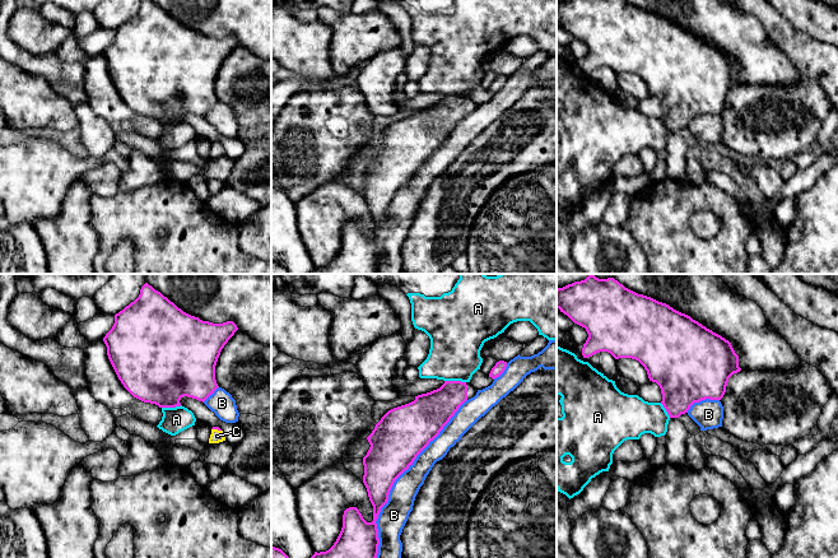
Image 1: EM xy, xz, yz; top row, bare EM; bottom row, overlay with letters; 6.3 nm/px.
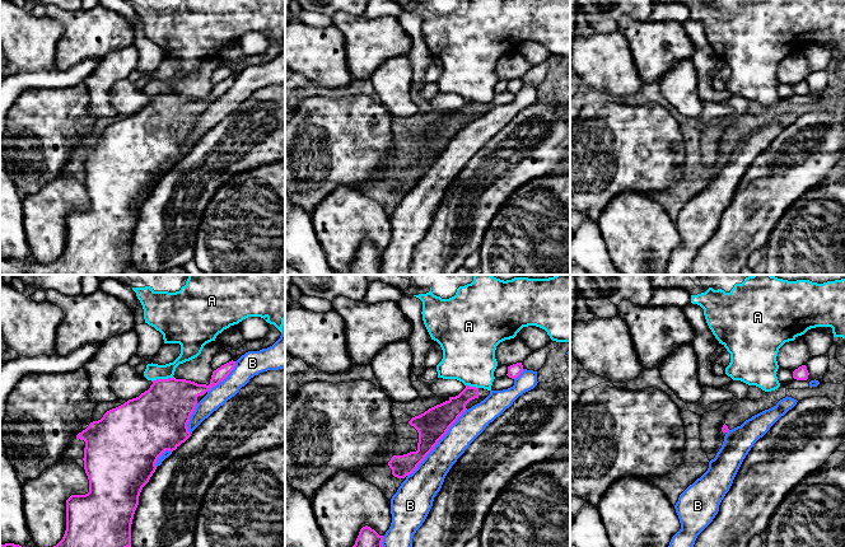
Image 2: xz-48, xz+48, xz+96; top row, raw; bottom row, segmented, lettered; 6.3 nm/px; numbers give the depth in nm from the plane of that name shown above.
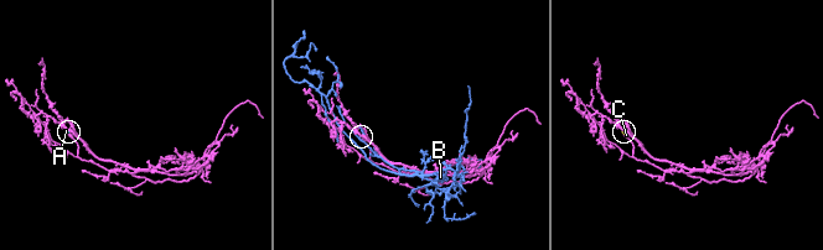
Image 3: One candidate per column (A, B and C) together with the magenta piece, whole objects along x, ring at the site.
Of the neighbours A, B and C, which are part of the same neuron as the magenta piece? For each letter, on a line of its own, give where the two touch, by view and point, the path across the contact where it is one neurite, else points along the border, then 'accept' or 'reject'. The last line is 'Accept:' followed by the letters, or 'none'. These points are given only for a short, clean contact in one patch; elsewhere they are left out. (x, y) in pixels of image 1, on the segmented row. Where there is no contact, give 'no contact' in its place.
A: contact xz (455, 381); reject
B: contact xz (397, 477); reject
C: contact xy (217, 428); way xy (218, 428), (217, 428), (217, 436); accept
Accept: C

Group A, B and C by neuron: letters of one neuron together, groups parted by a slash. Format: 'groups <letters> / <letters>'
groups A / B / C

